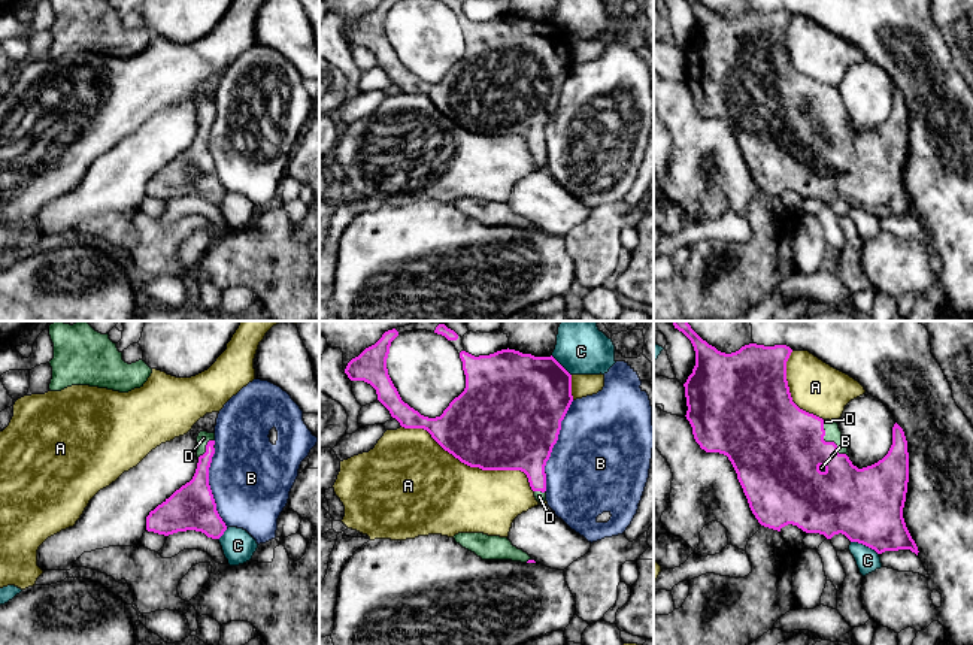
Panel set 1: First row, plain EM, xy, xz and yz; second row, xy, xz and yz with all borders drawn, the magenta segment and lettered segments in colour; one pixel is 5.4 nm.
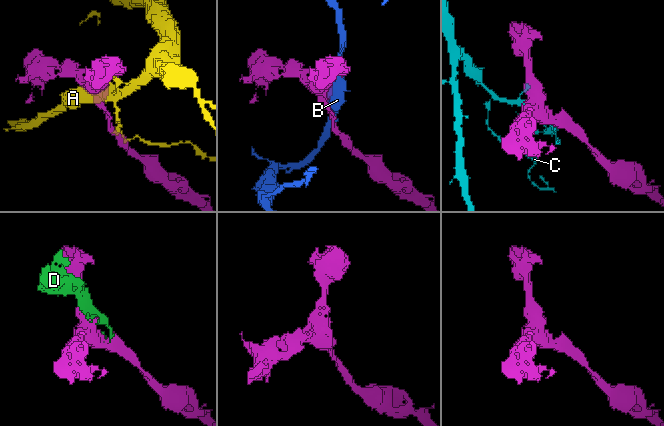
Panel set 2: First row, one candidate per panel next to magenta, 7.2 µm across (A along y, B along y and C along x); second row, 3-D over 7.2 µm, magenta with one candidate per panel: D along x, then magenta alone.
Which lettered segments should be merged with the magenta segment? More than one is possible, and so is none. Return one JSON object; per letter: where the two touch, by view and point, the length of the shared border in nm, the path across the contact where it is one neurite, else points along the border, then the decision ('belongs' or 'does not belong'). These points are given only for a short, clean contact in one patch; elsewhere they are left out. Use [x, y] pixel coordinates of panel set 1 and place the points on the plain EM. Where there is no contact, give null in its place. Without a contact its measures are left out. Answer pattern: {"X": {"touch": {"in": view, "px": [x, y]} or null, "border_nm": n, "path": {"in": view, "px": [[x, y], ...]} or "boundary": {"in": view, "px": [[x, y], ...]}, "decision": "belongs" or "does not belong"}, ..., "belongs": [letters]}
{"A": {"touch": {"in": "xz", "px": [472, 132]}, "border_nm": 800, "decision": "does not belong"}, "B": {"touch": {"in": "xz", "px": [554, 109]}, "border_nm": 500, "decision": "does not belong"}, "C": {"touch": {"in": "yz", "px": [864, 209]}, "border_nm": 170, "decision": "does not belong"}, "D": {"touch": {"in": "yz", "px": [828, 108]}, "border_nm": 240, "decision": "belongs"}, "belongs": ["D"]}

